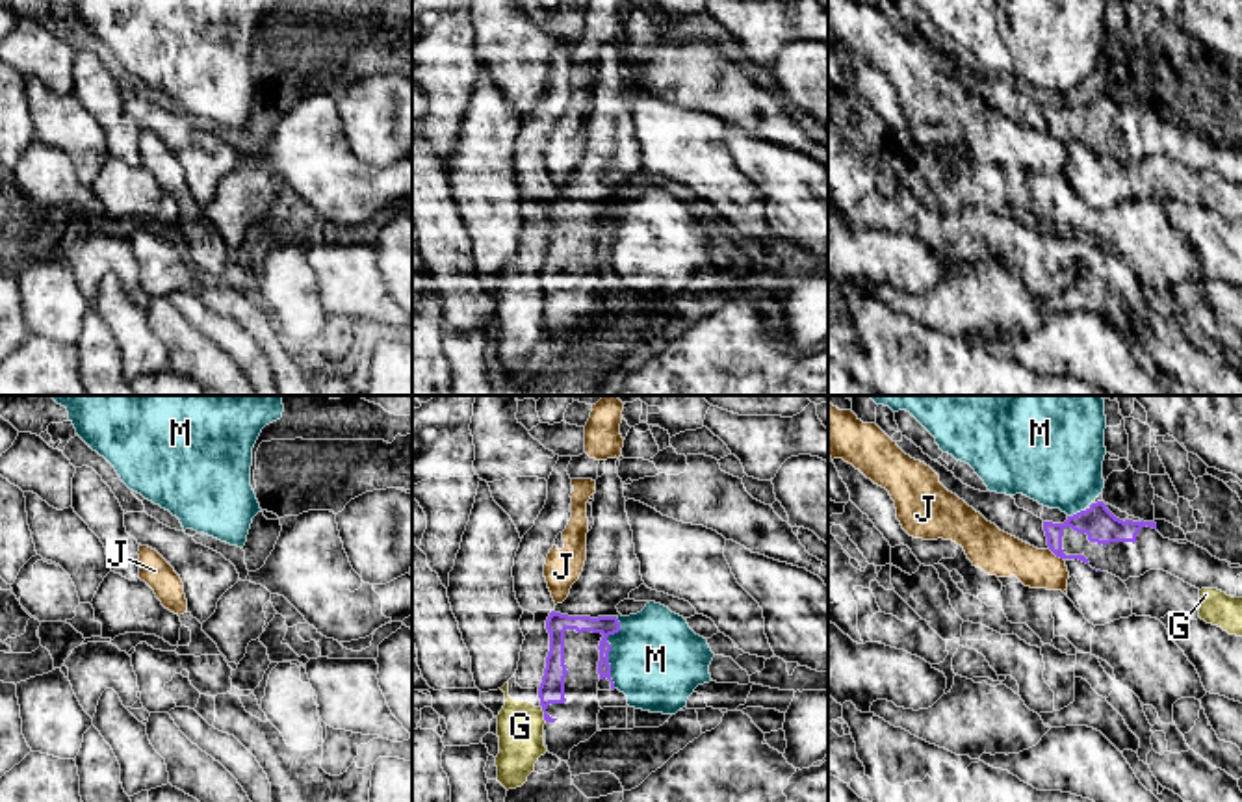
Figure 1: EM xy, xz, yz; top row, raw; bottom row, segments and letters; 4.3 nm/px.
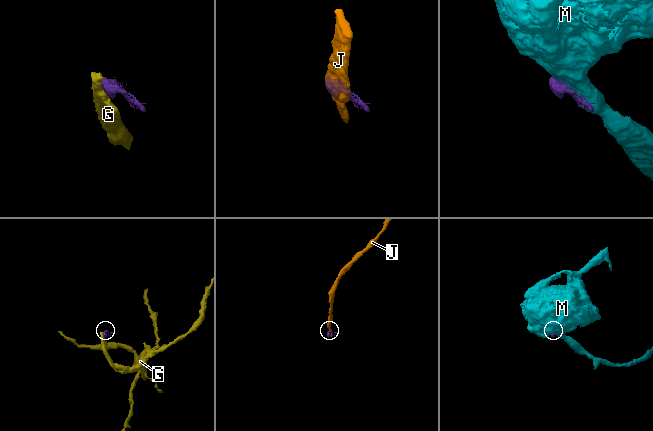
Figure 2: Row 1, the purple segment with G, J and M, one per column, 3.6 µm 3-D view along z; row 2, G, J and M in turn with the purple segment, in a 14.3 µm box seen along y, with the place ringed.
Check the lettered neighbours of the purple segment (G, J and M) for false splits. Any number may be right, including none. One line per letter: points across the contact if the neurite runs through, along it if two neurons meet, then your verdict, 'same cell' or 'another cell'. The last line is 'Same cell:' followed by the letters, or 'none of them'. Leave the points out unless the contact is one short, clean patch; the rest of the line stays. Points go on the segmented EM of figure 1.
G: border xz (541, 708), (546, 721); another cell
J: border yz (1049, 548), (1062, 559); another cell
M: another cell
Same cell: none of them

